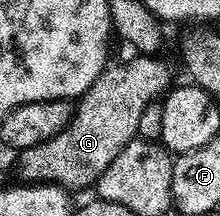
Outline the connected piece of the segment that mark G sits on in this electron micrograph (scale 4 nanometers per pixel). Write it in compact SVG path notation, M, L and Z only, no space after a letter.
M140 53L132 57L134 59L126 63L114 62L106 66L95 85L76 100L73 116L63 130L39 145L19 152L17 175L22 184L92 188L103 169L107 169L121 150L138 138L139 113L143 113L149 102L164 96L170 83L169 71L160 63L160 58Z

